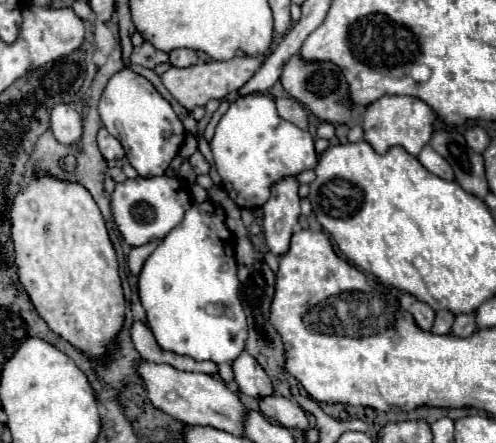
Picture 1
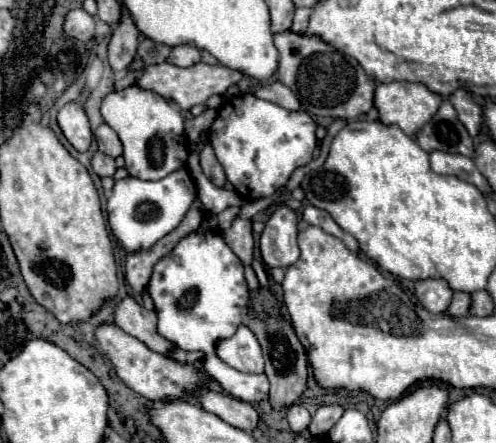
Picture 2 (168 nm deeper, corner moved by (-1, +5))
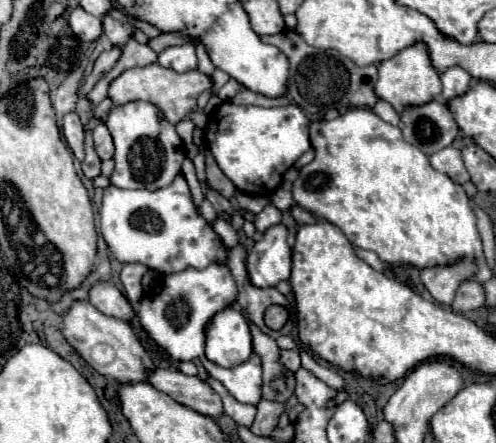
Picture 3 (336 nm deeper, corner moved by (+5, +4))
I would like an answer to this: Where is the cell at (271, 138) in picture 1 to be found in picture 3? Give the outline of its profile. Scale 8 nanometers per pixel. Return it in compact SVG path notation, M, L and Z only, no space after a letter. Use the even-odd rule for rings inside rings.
M223 102L209 112L205 140L219 168L245 194L271 194L283 180L283 174L311 148L309 120L295 104L285 108L237 106Z

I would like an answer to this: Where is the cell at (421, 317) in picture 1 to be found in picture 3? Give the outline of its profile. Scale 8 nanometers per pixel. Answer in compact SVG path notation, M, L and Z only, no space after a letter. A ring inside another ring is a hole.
M465 258L451 266L435 266L421 270L421 282L437 302L451 304L457 286L471 278L473 272L475 264L469 258Z

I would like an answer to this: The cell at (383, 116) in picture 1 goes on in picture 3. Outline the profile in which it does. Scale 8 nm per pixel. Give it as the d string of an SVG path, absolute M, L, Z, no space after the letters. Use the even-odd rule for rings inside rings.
M413 44L405 50L401 50L397 56L393 56L393 60L385 60L379 64L379 78L375 84L375 94L389 102L397 114L401 114L405 108L415 108L415 106L423 106L429 104L431 100L435 100L441 94L441 78L435 72L427 48L423 44Z

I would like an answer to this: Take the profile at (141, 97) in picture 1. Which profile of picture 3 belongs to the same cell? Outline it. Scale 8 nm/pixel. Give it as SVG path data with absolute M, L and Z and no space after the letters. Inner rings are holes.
M127 102L113 106L105 118L115 142L115 170L111 174L111 184L117 188L163 188L171 184L173 178L181 172L185 160L185 148L181 138L175 132L175 126L169 124L163 112L151 102Z

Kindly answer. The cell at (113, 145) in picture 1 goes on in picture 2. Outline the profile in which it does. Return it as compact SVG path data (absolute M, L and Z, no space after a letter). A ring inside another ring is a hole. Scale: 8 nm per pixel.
M107 123L99 125L99 129L95 131L95 139L97 139L99 151L103 151L105 155L115 159L115 157L119 157L123 153L123 147L121 147L121 141L119 141L117 133Z

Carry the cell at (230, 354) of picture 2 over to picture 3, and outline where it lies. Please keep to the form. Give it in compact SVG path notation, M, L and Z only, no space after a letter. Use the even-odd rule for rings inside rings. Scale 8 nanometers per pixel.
M231 306L225 308L207 328L205 356L223 368L233 368L249 360L251 354L253 344L245 316Z

